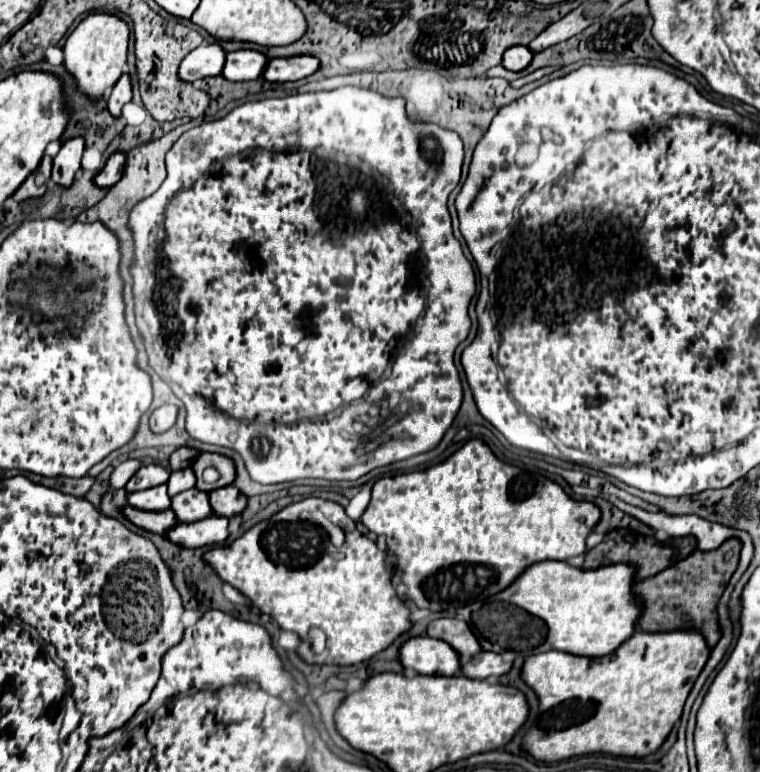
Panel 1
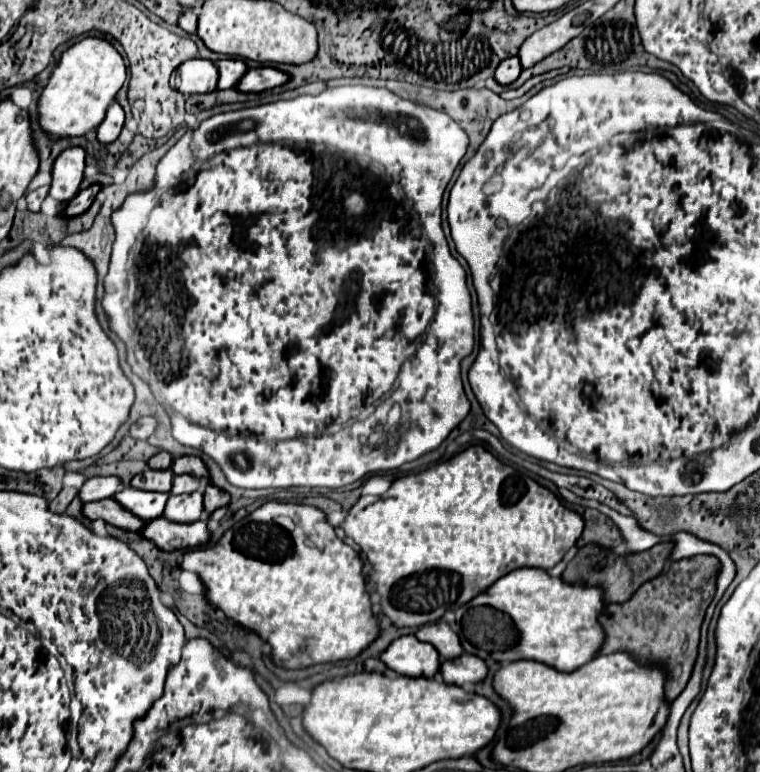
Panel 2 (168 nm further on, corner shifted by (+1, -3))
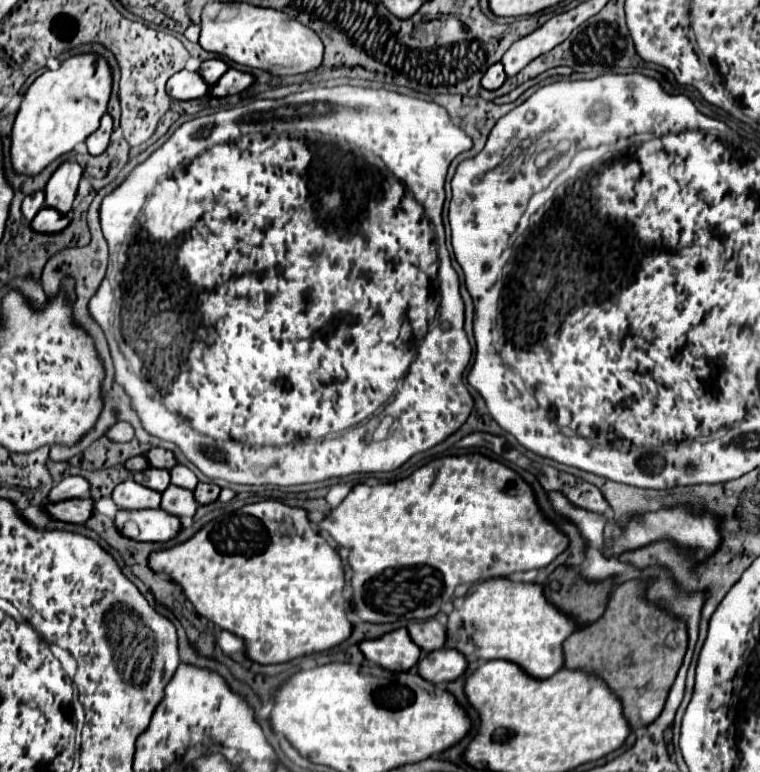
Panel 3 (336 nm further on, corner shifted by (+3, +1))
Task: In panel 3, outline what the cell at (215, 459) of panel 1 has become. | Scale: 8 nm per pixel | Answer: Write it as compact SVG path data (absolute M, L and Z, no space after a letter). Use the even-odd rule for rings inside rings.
M151 449L147 453L147 459L149 459L151 467L159 467L159 469L173 469L177 465L175 455L165 449Z

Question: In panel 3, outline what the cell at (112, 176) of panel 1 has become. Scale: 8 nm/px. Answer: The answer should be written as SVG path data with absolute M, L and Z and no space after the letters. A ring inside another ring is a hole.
M43 207L39 215L35 215L35 219L31 221L31 227L35 227L35 231L61 231L67 225L69 215L61 215L53 207Z

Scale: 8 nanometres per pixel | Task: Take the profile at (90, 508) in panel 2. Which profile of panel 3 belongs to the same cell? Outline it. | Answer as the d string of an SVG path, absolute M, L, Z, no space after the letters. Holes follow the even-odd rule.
M91 497L85 499L67 499L61 503L49 503L47 511L53 519L67 523L85 523L93 513L95 501Z

